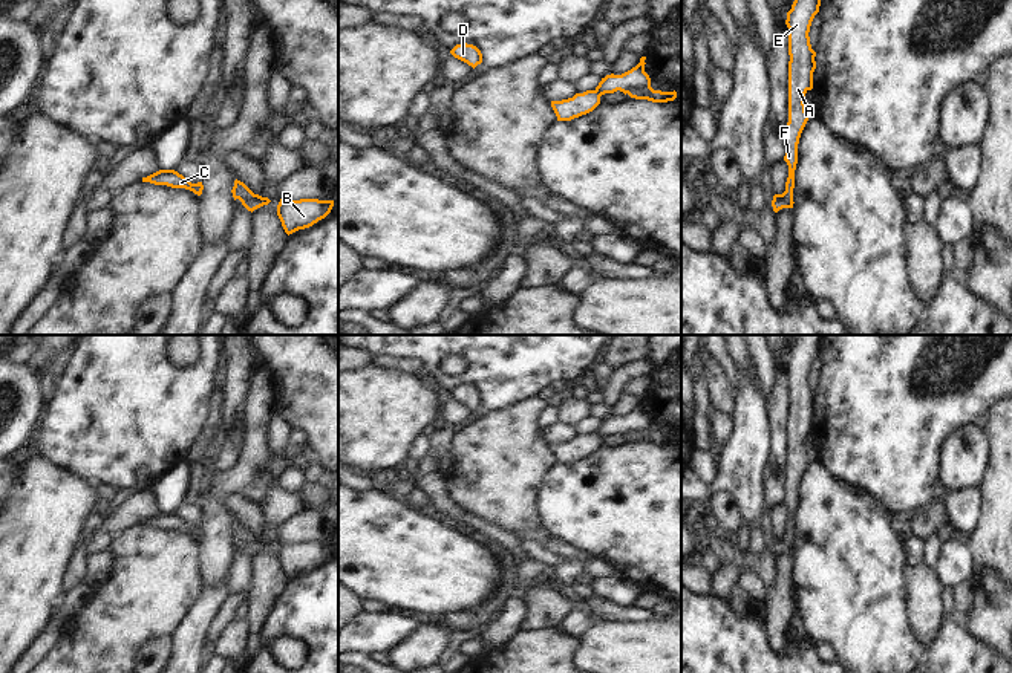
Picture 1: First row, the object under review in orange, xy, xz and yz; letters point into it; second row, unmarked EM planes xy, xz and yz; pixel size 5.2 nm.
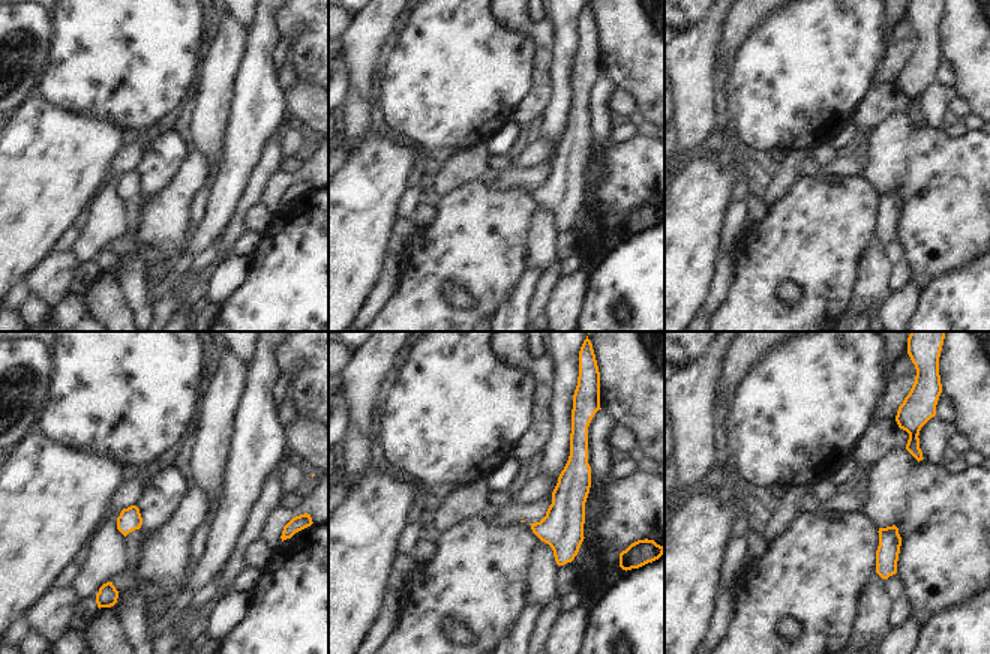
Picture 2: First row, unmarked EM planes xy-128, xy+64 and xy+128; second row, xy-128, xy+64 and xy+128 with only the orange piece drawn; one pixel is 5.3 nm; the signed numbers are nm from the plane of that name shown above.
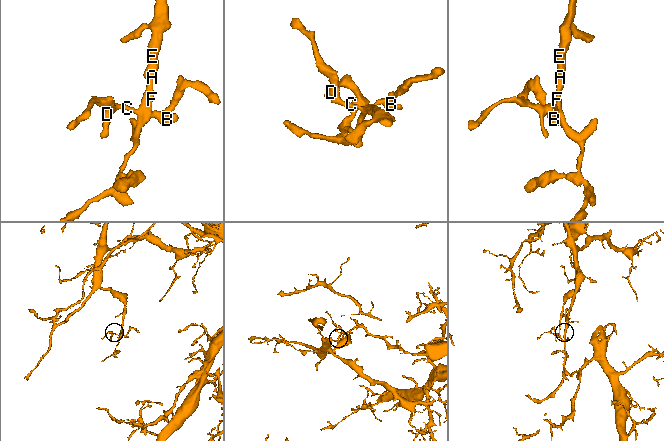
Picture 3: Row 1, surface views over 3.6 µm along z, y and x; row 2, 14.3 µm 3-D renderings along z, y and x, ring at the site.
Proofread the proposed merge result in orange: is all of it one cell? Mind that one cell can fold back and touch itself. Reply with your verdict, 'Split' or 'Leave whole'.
Leave whole.

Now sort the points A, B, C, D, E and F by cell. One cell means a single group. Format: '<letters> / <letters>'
A B C D E F

